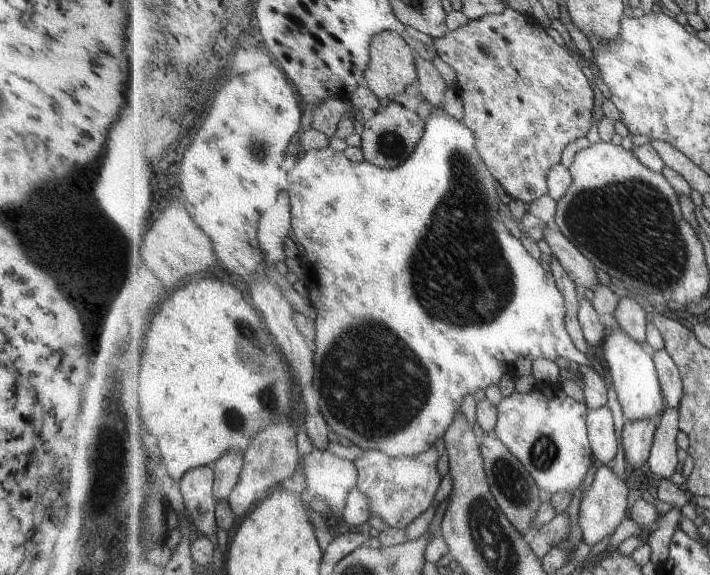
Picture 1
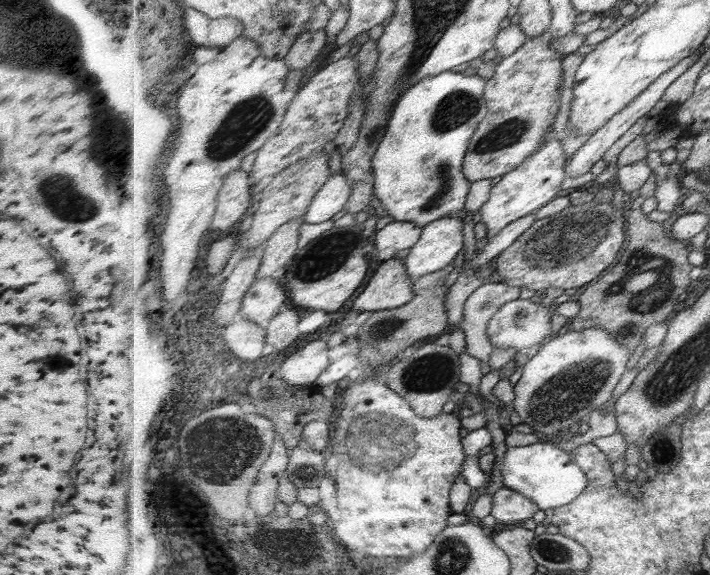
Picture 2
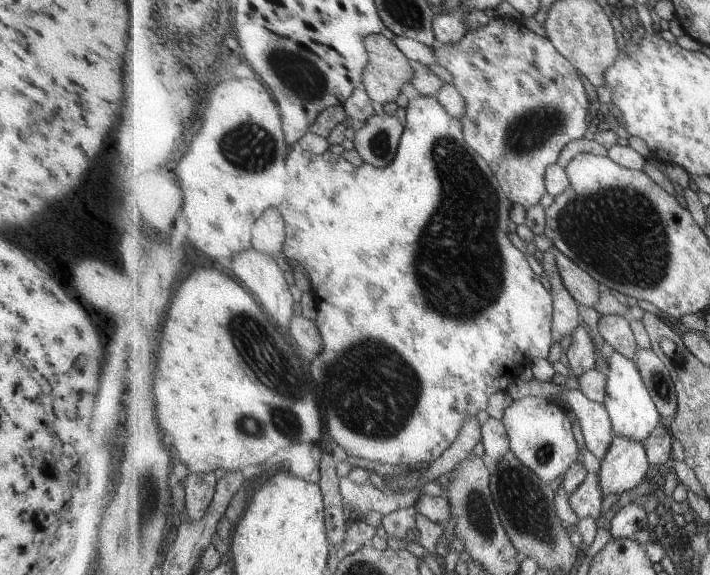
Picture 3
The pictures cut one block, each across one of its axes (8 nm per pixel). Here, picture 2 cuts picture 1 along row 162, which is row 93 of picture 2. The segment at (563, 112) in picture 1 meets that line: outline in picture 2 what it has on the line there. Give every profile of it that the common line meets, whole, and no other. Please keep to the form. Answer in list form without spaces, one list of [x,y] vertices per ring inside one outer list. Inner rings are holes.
[[[550,32],[543,37],[528,40],[515,54],[502,59],[488,80],[486,99],[490,104],[490,111],[473,135],[464,162],[465,176],[471,183],[485,178],[503,177],[504,174],[513,172],[513,169],[520,167],[541,146],[545,135],[553,128],[560,111],[560,90],[564,82],[563,54],[550,46],[554,40],[555,37],[551,36]]]

